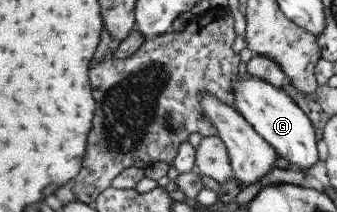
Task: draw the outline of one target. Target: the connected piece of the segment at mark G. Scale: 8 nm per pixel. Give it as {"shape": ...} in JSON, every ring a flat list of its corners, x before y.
{"shape":[[247,73,245,77,236,76,236,79,232,80,232,91,235,95,233,106,240,117,249,123,255,133,261,136,281,159,288,161,290,168,299,167,301,171,307,171,319,161,312,124,286,94]]}

